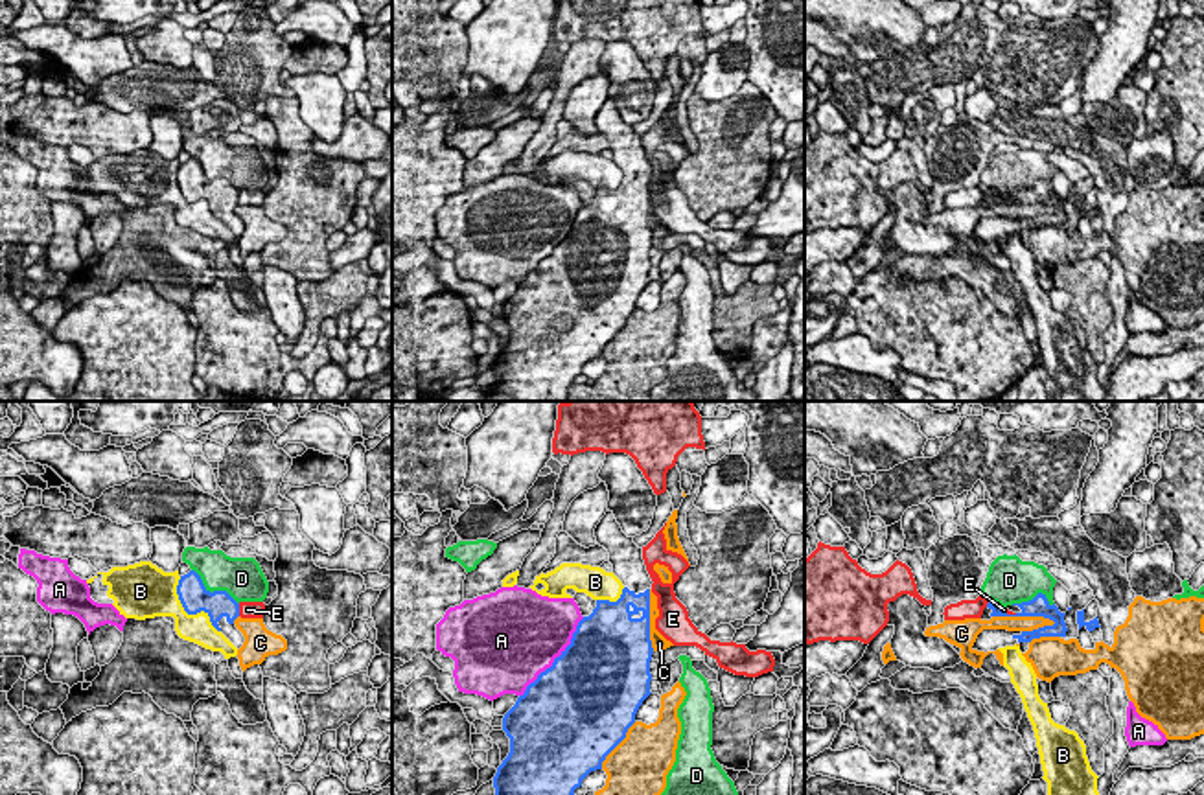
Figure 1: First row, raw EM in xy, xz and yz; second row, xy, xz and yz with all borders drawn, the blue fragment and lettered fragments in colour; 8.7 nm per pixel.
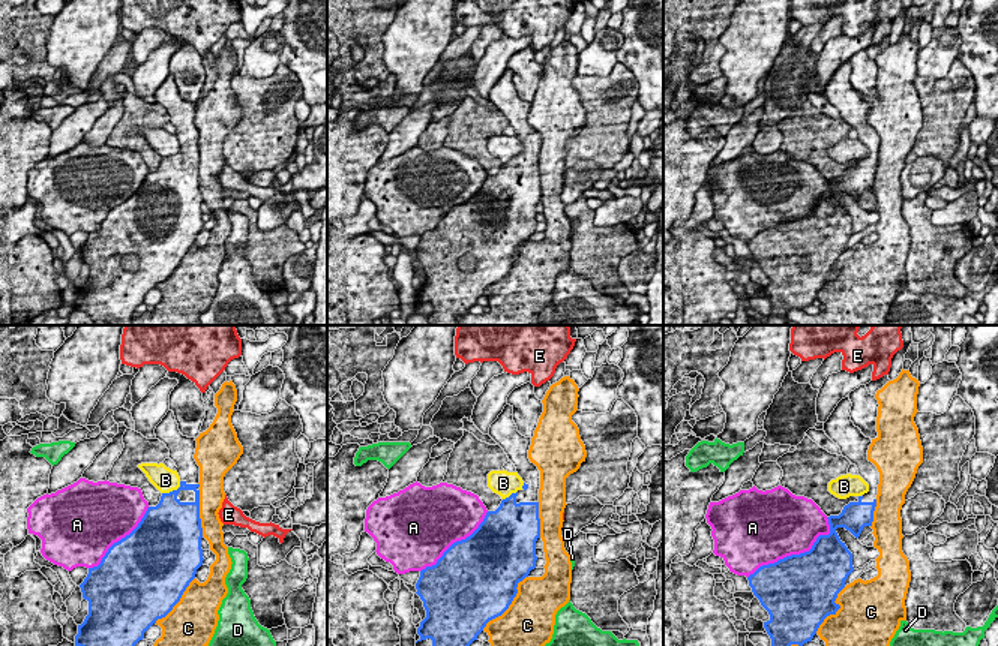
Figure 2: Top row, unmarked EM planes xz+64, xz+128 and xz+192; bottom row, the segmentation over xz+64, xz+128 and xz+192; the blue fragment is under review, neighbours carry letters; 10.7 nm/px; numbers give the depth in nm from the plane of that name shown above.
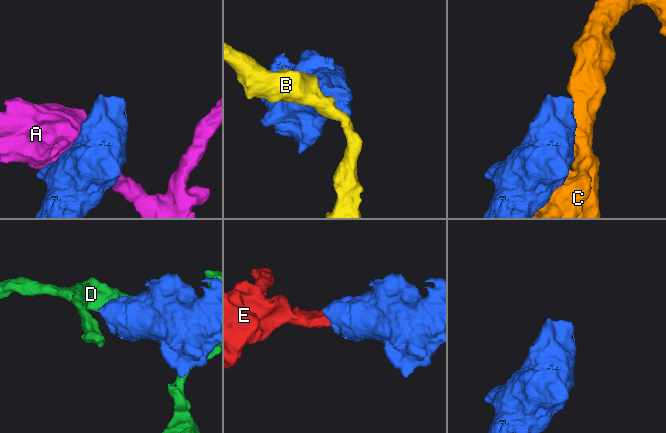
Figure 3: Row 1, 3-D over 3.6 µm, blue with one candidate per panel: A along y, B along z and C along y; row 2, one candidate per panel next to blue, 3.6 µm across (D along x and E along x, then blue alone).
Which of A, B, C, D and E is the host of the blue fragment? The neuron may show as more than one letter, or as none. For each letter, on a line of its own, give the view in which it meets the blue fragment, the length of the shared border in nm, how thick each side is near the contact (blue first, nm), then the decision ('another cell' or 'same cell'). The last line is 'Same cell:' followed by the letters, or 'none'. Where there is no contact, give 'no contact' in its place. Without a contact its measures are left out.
A: meets blue in xz; contact 900 nm long; 500 nm thick on the blue side, 500 nm on the other; another cell
B: meets blue in xy; contact 600 nm long; 260 nm thick on the blue side, 260 nm on the other; another cell
C: meets blue in yz; contact 550 nm long; 180 nm thick on the blue side, 130 nm on the other; another cell
D: meets blue in xy; contact 500 nm long; 260 nm thick on the blue side, 340 nm on the other; another cell
E: meets blue in xy; contact 110 nm long; 240 nm thick on the blue side, 160 nm on the other; another cell
Same cell: none

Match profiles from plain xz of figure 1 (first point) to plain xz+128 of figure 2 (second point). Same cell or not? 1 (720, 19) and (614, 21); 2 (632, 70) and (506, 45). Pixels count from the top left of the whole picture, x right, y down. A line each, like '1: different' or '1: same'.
1: different
2: different

